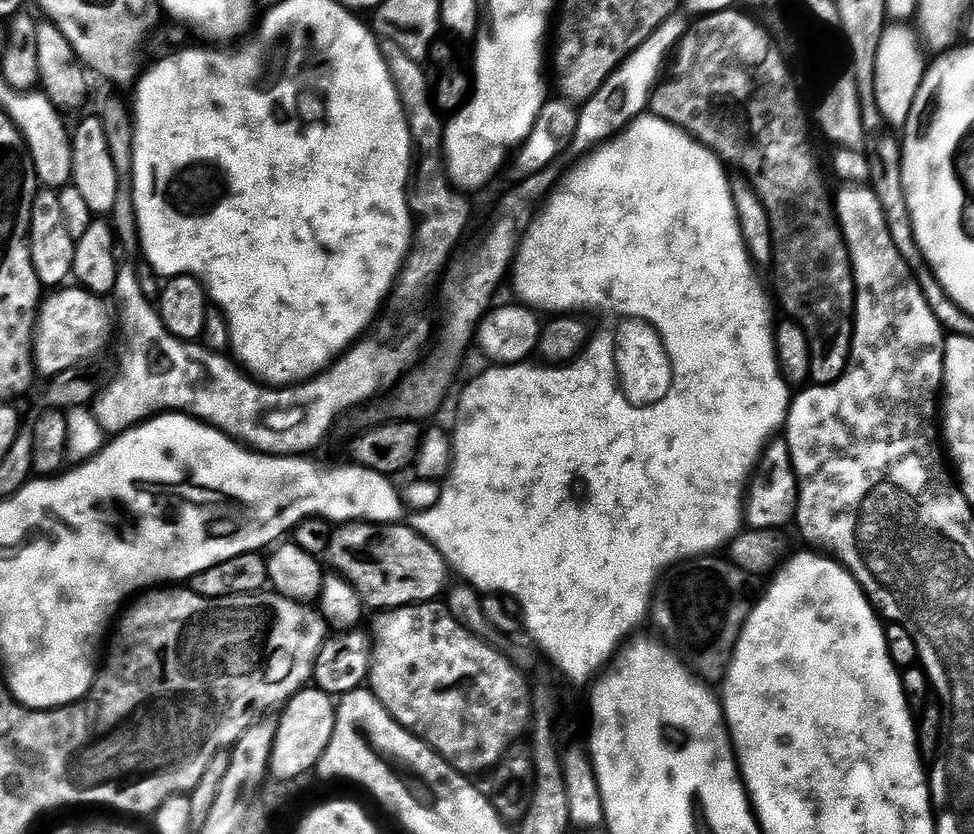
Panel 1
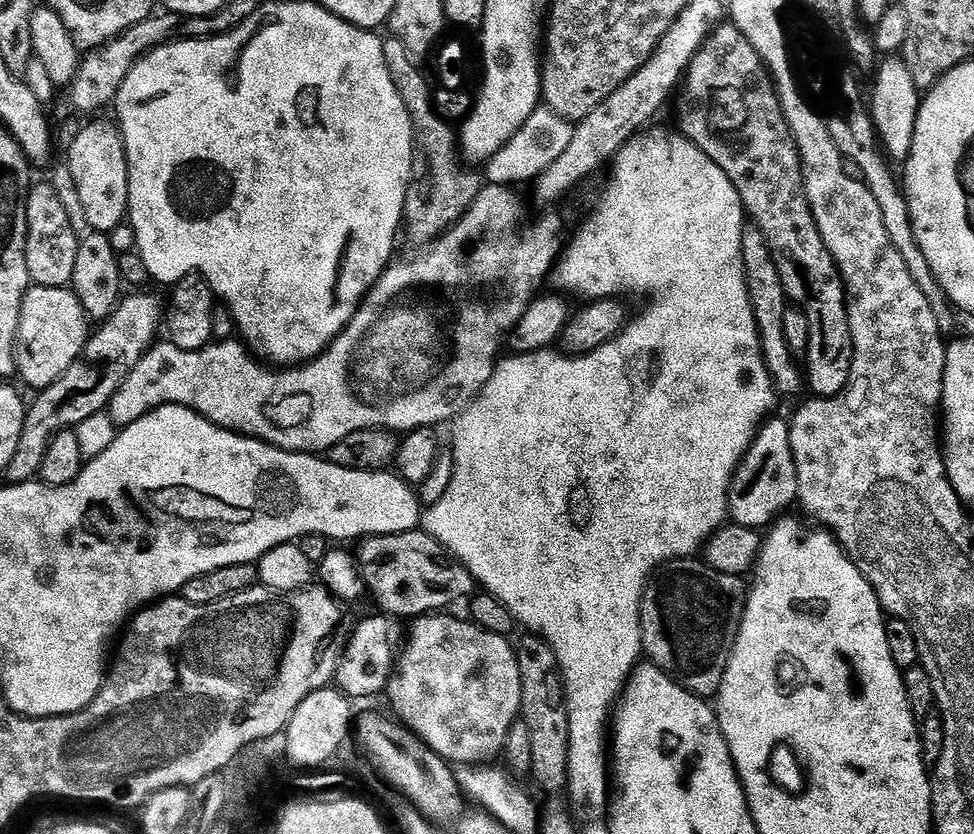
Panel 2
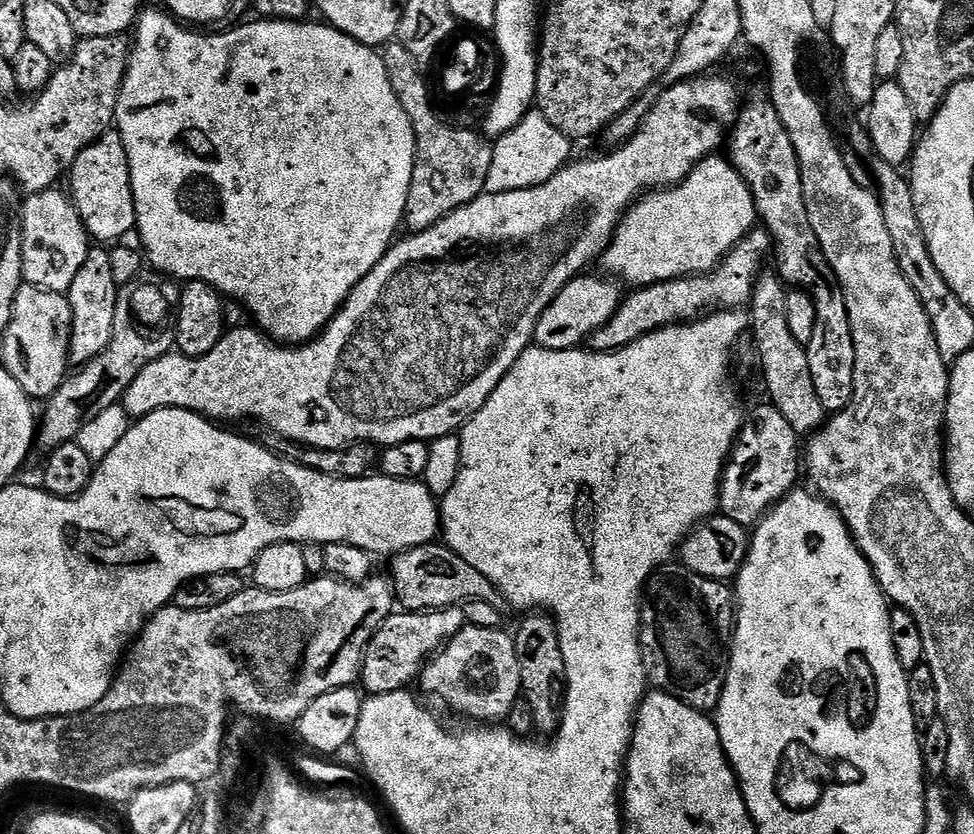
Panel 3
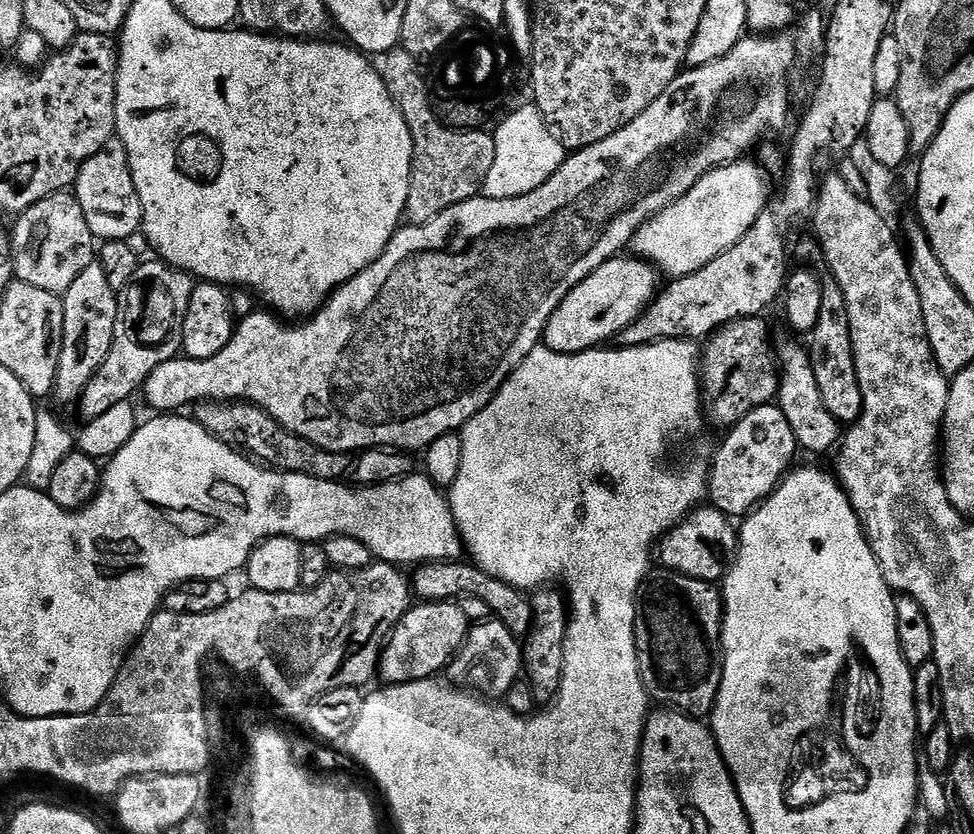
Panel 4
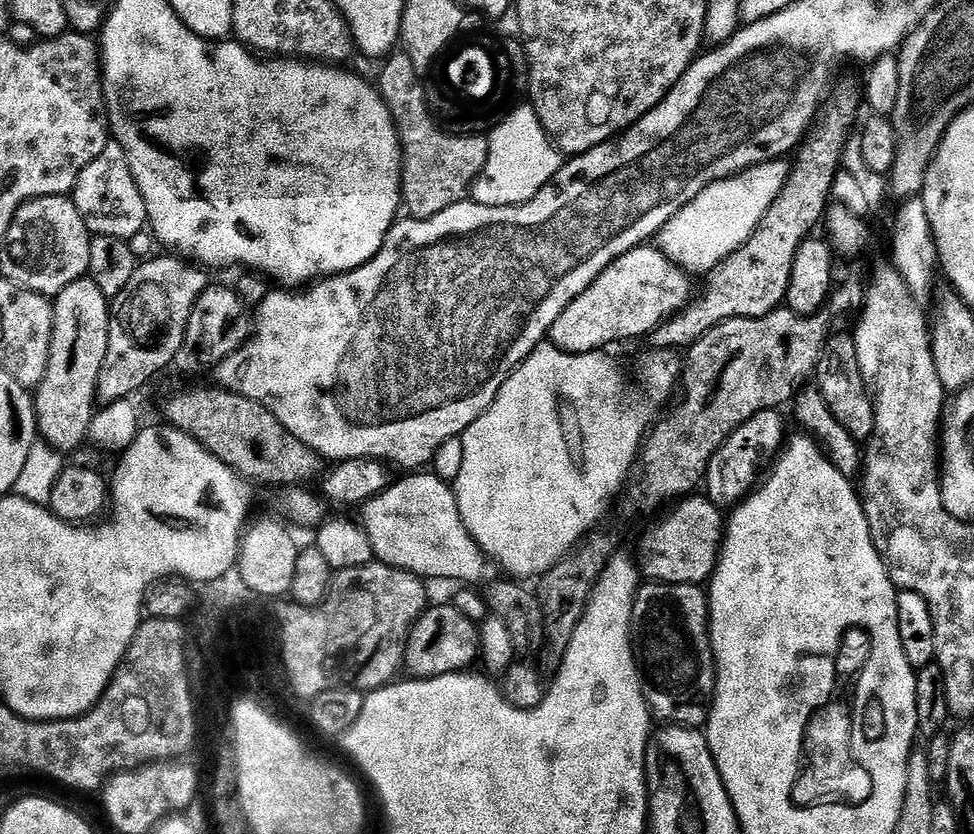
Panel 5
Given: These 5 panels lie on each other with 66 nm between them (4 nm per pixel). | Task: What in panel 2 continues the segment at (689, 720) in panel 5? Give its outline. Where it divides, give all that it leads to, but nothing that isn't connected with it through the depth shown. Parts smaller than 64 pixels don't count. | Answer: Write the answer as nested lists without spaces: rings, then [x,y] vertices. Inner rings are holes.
[[[700,558],[673,560],[663,565],[649,579],[640,600],[640,642],[643,655],[690,694],[715,697],[728,669],[740,633],[740,624],[744,621],[745,608],[740,605],[740,588],[745,583],[745,577],[722,574]]]

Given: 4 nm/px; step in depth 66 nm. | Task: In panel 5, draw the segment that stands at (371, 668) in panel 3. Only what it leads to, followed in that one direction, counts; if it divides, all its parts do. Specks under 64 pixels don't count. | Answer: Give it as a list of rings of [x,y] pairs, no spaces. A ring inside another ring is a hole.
[[[451,603],[429,607],[416,619],[404,647],[403,671],[417,680],[463,673],[480,655],[478,624],[459,612]]]

